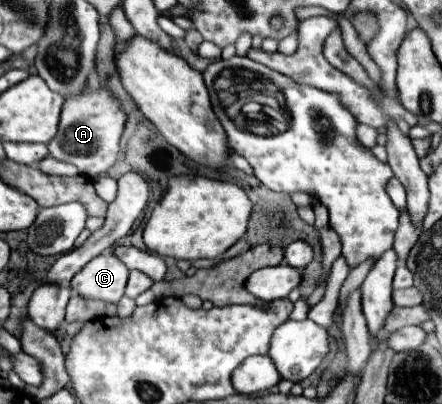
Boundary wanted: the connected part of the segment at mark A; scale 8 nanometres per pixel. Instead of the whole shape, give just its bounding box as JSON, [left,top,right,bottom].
[47,91,125,179]

